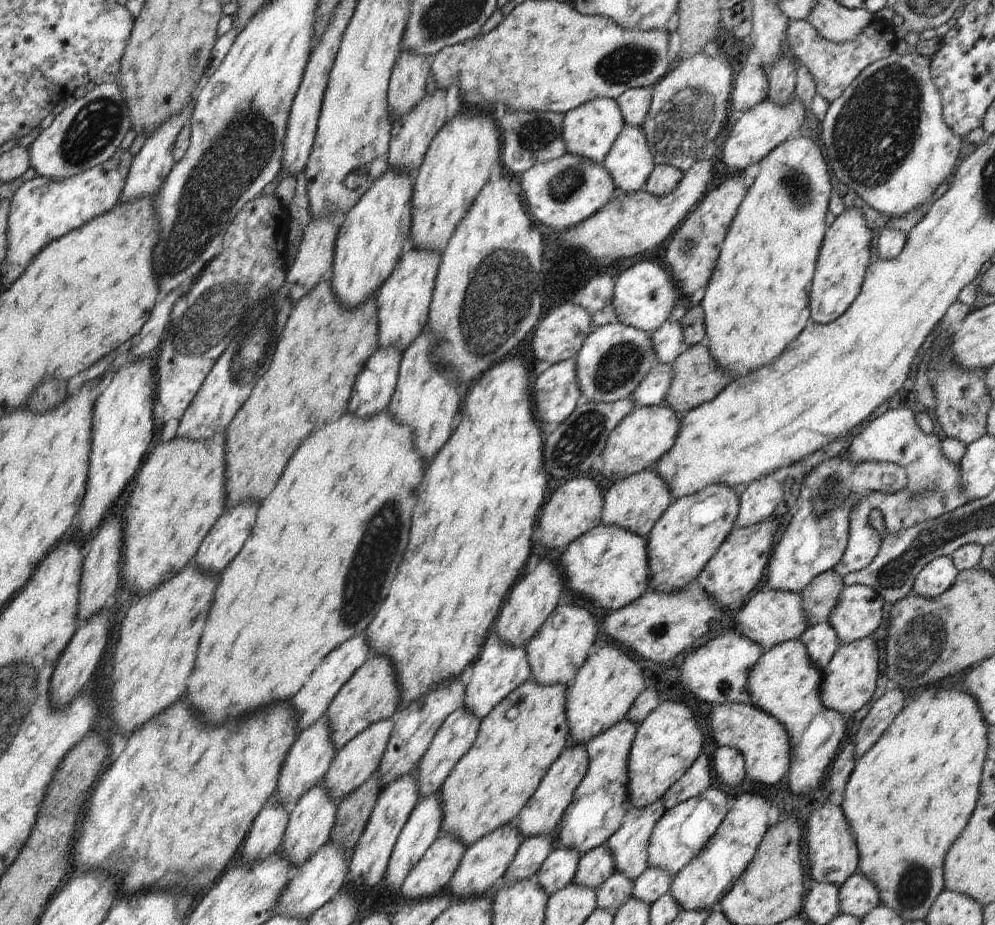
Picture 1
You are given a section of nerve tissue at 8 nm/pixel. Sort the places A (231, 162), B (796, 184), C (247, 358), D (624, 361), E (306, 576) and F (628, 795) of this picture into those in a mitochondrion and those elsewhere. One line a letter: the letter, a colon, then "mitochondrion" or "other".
A: mitochondrion
B: mitochondrion
C: mitochondrion
D: mitochondrion
E: other
F: other

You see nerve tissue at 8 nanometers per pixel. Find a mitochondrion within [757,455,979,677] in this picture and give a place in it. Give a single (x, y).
(926, 493)

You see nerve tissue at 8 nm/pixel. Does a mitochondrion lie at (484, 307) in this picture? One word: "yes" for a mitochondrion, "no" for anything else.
yes

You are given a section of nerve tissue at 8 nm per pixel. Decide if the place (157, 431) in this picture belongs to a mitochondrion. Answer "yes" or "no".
no

